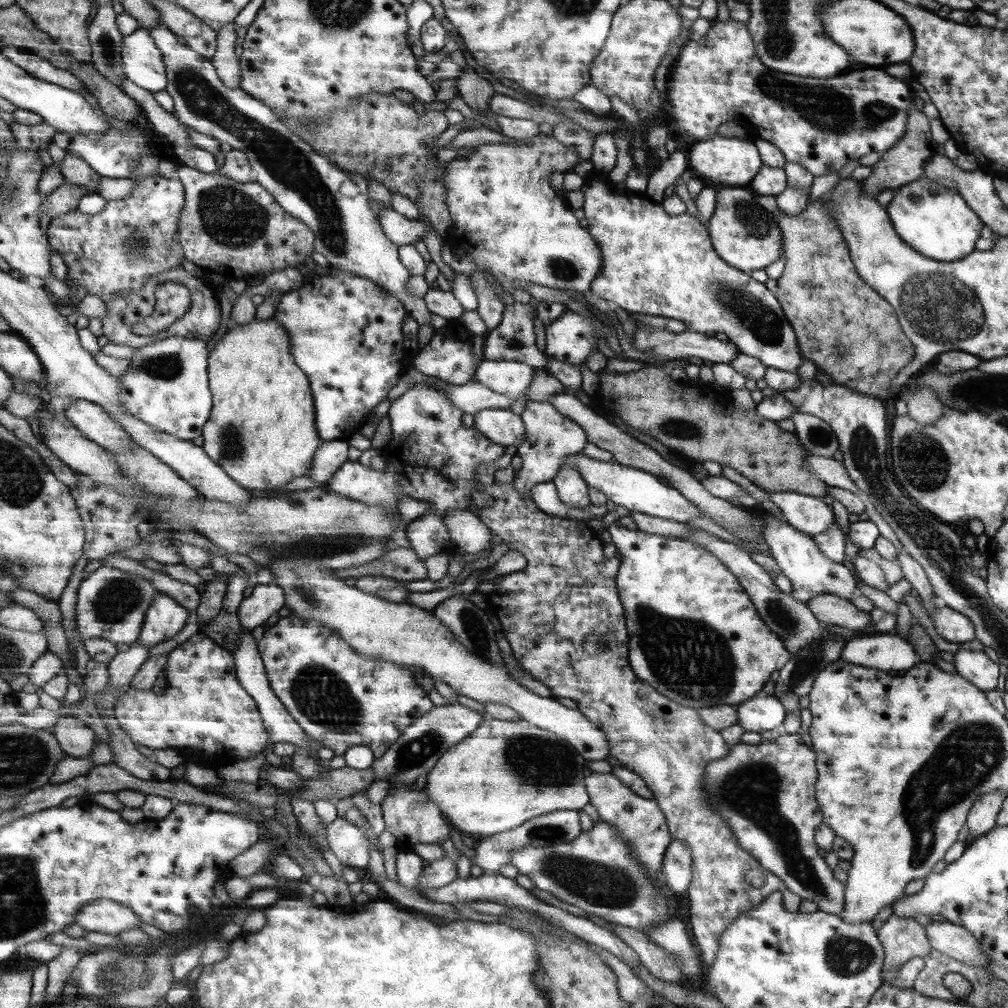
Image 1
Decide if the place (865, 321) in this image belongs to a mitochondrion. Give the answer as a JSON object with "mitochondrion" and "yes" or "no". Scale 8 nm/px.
{"mitochondrion":"no"}

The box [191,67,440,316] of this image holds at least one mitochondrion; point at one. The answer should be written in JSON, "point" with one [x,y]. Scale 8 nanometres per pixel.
{"point":[232,218]}

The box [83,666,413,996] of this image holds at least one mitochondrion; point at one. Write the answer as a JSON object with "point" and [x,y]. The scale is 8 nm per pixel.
{"point":[138,974]}

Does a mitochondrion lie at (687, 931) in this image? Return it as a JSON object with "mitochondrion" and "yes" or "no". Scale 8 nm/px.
{"mitochondrion":"no"}

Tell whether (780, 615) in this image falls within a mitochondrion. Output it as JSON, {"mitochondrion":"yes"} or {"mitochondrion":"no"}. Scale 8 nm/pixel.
{"mitochondrion":"yes"}

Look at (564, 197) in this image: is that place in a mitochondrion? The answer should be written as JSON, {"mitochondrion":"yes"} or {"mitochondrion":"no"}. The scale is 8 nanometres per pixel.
{"mitochondrion":"no"}

